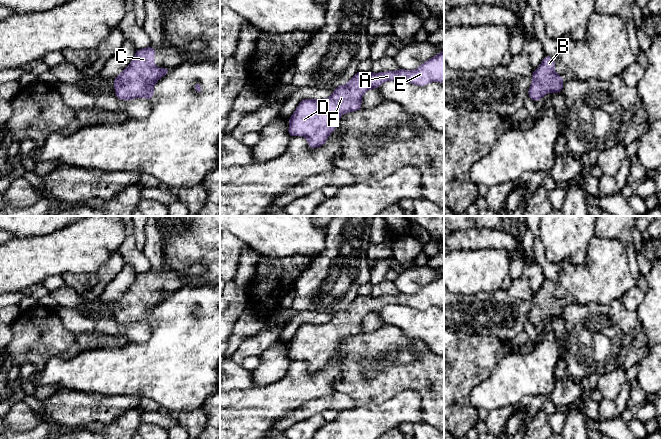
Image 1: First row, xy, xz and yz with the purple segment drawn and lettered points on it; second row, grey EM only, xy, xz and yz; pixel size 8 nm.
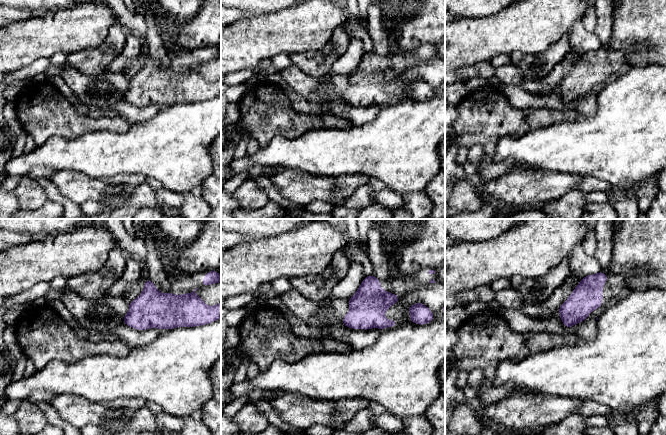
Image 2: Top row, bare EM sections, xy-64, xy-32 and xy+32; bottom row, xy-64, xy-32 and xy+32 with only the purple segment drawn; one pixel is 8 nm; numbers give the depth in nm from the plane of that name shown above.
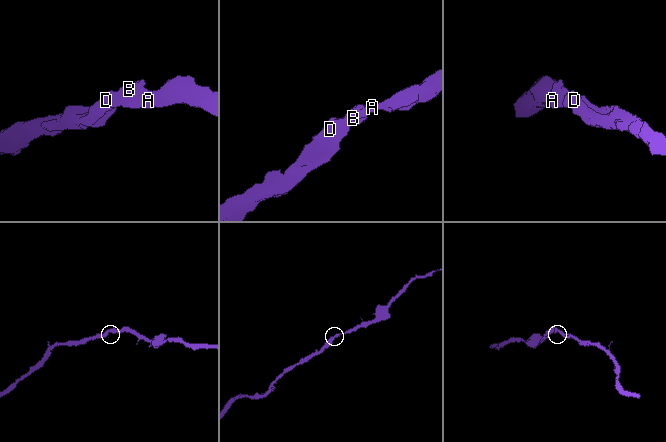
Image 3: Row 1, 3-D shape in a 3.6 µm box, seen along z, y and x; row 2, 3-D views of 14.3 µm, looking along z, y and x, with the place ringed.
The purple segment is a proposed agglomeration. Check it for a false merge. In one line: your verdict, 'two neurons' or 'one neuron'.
one neuron

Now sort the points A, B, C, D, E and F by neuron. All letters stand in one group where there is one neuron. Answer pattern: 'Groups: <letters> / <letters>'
Groups: A B C D E F

